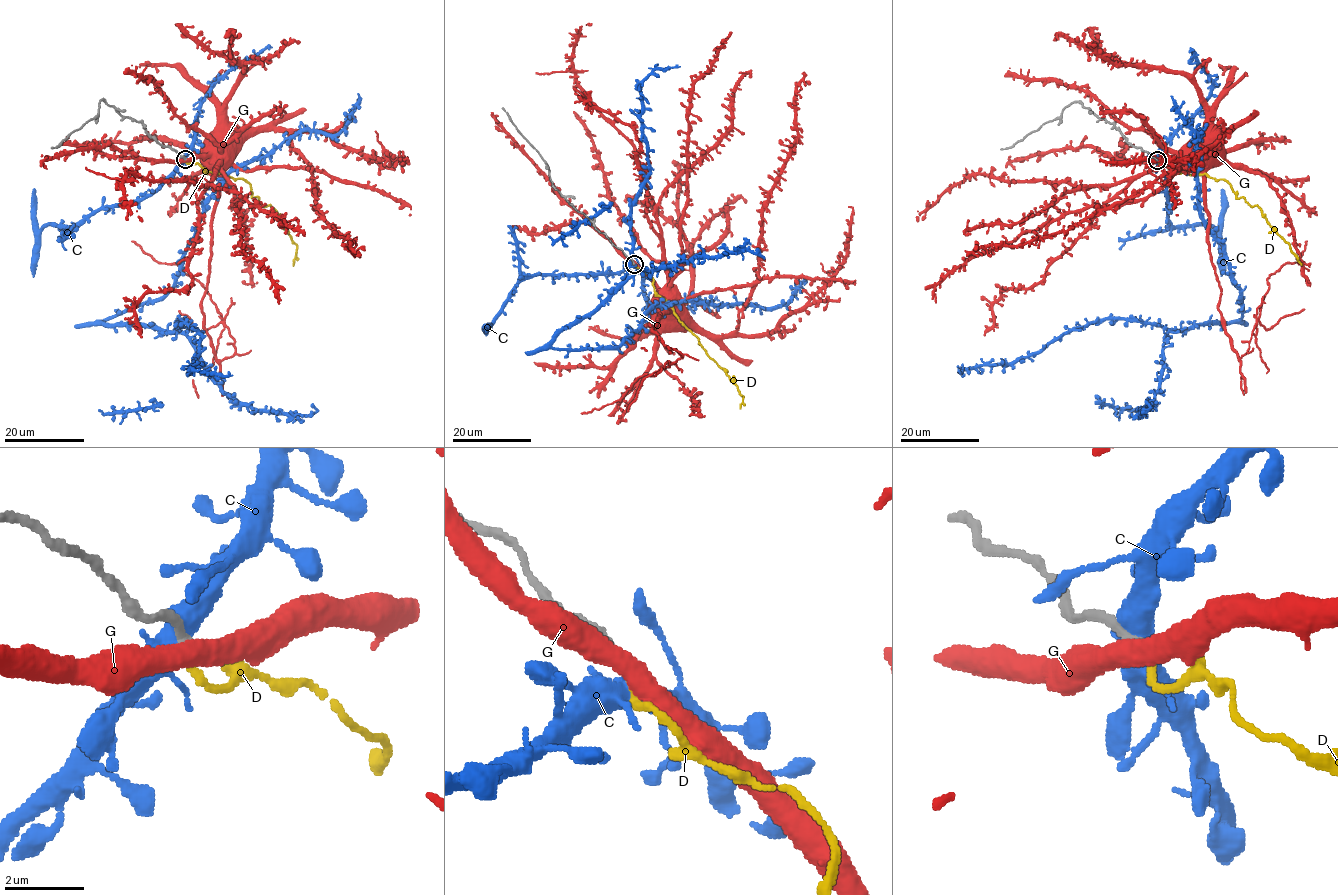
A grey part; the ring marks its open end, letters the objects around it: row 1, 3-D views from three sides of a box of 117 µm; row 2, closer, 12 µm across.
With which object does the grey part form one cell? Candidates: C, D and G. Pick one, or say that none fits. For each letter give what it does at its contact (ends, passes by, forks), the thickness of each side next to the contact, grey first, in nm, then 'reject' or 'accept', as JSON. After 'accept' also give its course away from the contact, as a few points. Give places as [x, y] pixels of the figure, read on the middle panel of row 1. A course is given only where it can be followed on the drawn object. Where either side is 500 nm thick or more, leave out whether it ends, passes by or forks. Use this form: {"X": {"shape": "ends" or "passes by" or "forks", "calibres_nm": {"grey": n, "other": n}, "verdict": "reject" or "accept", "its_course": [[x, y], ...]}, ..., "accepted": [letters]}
{"C": {"shape": "forks", "calibres_nm": {"grey": 240, "other": 480}, "verdict": "reject"}, "D": {"shape": "ends", "calibres_nm": {"grey": 240, "other": 240}, "verdict": "accept", "its_course": [[633, 264], [652, 277], [654, 291], [723, 368], [743, 396], [740, 408]]}, "G": {"shape": "passes by", "calibres_nm": {"grey": 240, "other": 480}, "verdict": "reject"}, "accepted": ["D"]}

